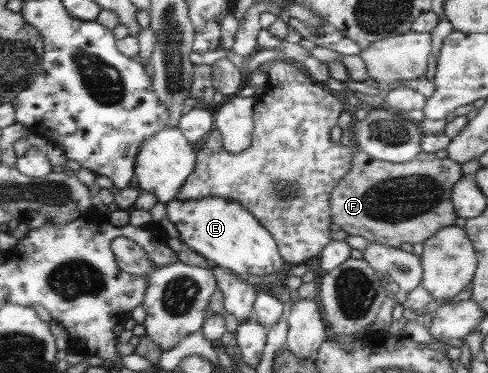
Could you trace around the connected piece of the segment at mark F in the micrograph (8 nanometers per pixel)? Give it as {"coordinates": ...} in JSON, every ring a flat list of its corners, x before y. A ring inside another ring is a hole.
{"coordinates":[[356,148,348,172,341,176,329,196,329,219,350,236,362,236,368,243,398,248,402,242,422,242,439,228,453,224,455,215,450,202,450,189,463,175,460,165,448,157,437,158,434,153,418,151,406,162,390,162,369,157]]}

